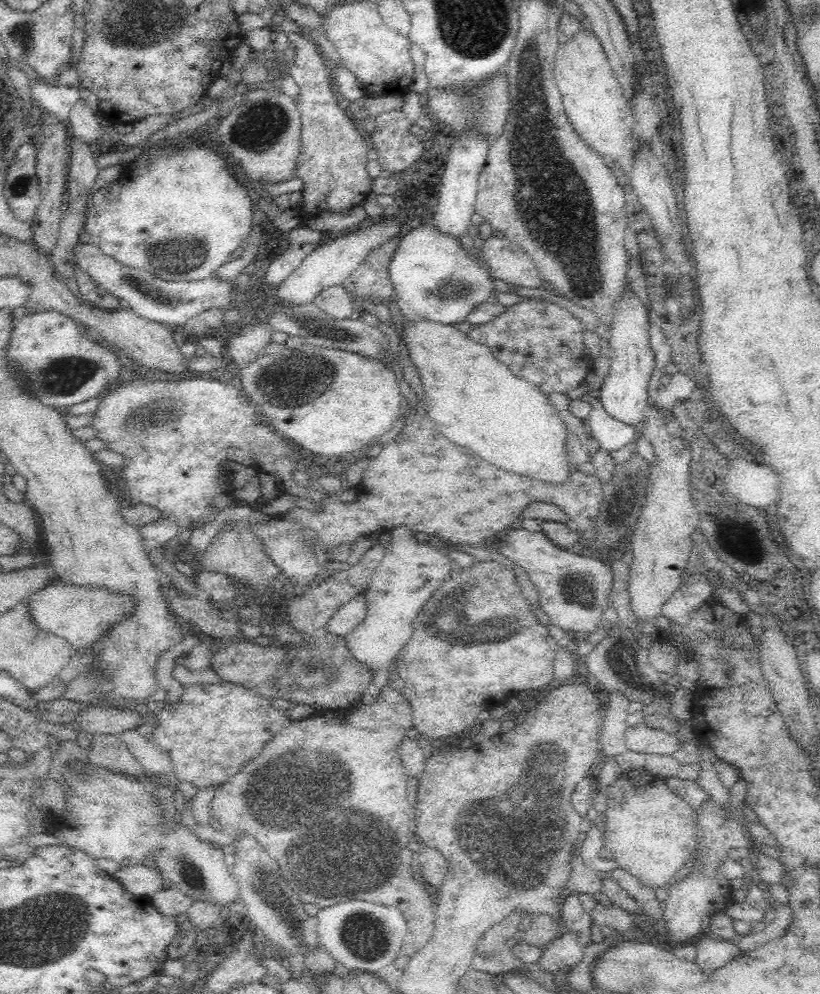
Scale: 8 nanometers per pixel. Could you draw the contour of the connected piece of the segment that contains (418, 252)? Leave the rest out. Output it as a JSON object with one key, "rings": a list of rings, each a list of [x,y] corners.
{"rings":[[[429,222],[401,239],[389,262],[389,278],[401,313],[410,322],[422,319],[447,325],[464,322],[475,305],[496,303],[488,265],[468,257],[462,242],[440,233]]]}

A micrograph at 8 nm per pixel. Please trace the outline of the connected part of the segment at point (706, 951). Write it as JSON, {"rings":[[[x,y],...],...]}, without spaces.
{"rings":[[[712,934],[711,938],[694,941],[694,945],[697,948],[695,963],[706,975],[717,971],[742,952],[738,945],[731,944],[730,941],[718,937],[712,939]]]}

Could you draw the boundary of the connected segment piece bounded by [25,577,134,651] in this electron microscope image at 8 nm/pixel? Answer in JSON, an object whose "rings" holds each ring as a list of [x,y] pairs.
{"rings":[[[58,577],[52,578],[50,584],[32,592],[25,600],[28,601],[33,624],[41,632],[64,638],[75,651],[88,648],[105,636],[113,625],[133,612],[134,604],[134,599],[128,595],[110,593],[106,589],[66,585]]]}

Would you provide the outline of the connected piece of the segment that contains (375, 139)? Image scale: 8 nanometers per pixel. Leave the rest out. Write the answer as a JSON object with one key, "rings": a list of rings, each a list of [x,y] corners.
{"rings":[[[392,110],[376,115],[375,124],[374,131],[367,136],[372,146],[378,152],[378,164],[382,167],[382,171],[401,174],[420,157],[420,146],[418,146],[416,138],[409,135],[410,123],[404,118],[401,110]]]}

